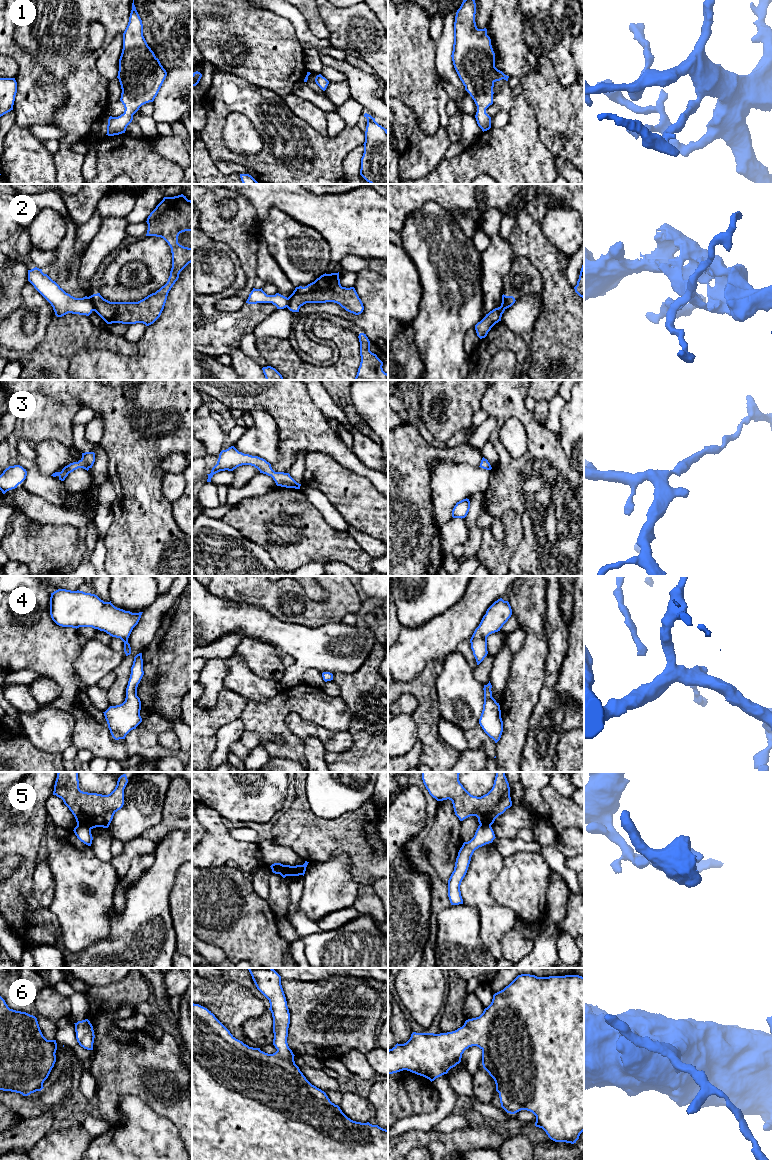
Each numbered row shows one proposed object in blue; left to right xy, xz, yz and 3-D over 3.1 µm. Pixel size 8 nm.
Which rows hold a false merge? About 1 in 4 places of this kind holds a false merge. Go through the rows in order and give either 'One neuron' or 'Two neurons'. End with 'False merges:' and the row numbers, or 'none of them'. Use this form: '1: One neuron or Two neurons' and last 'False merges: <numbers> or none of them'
1: One neuron
2: Two neurons
3: One neuron
4: One neuron
5: Two neurons
6: One neuron
False merges: 2, 5

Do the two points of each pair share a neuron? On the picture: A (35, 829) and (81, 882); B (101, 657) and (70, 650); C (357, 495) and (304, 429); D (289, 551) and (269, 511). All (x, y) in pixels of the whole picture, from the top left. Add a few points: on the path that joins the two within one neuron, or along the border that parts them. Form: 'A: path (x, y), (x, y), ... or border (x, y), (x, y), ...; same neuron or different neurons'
A: border (50, 821), (46, 827), (46, 834), (43, 839); different neurons
B: border (83, 646), (74, 664), (74, 672), (78, 676); different neurons
C: border (308, 453), (313, 451), (326, 452), (343, 465); different neurons
D: path (309, 539), (304, 513), (289, 512); same neuron

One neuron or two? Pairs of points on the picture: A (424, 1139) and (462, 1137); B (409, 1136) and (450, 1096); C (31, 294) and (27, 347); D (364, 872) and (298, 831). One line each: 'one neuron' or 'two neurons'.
A: one neuron
B: two neurons
C: one neuron
D: one neuron

